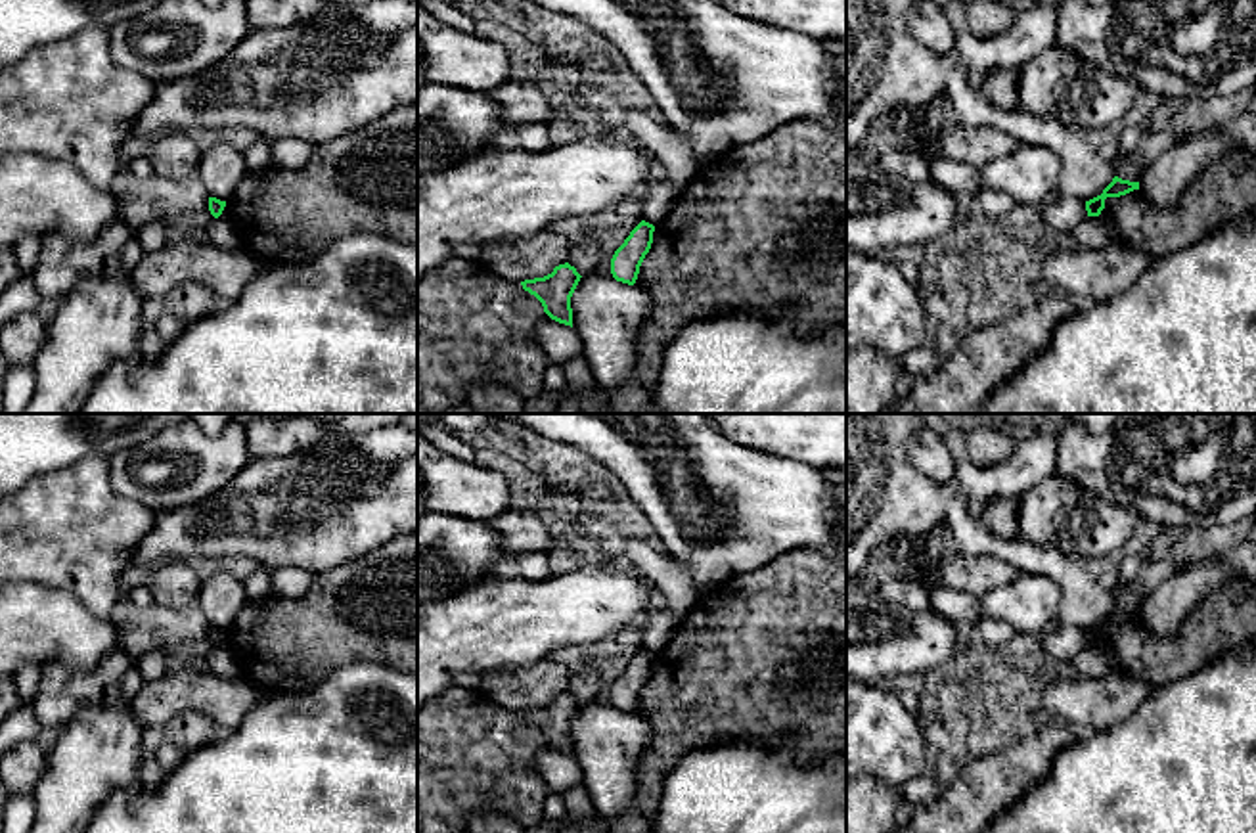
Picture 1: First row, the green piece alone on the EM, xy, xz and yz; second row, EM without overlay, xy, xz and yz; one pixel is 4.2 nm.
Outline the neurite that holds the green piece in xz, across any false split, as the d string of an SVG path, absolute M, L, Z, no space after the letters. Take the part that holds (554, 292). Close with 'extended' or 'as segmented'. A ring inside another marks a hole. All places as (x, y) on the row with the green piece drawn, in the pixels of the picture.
M565 262L555 266L551 274L525 280L521 285L542 303L551 320L572 327L571 297L580 278L576 268Z; as segmented

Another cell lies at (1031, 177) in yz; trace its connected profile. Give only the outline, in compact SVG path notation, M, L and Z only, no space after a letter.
M1022 144L1015 153L986 163L980 180L1019 207L1043 207L1059 193L1061 170L1055 151Z

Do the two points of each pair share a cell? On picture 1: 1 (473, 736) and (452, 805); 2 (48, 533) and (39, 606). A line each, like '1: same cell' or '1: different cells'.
1: same cell
2: different cells

